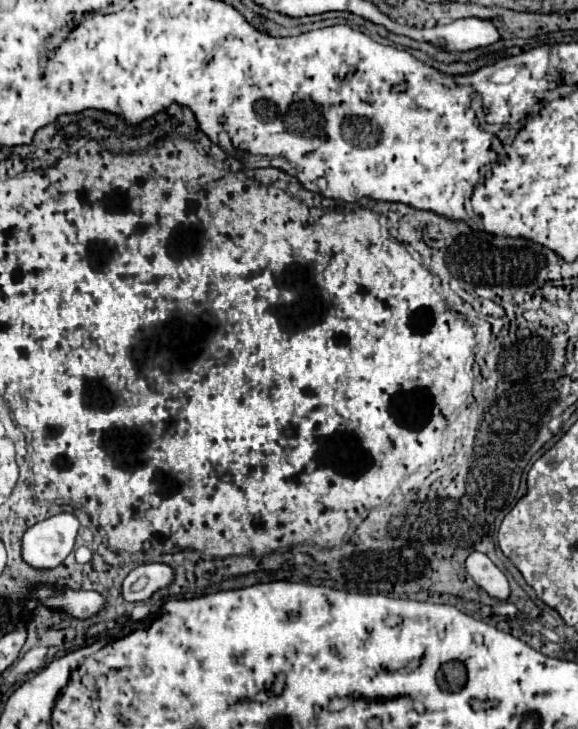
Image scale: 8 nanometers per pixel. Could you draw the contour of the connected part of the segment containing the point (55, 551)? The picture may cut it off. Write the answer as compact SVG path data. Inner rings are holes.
M70 512L54 514L34 526L22 536L22 558L30 566L42 570L60 566L74 548L80 520Z

